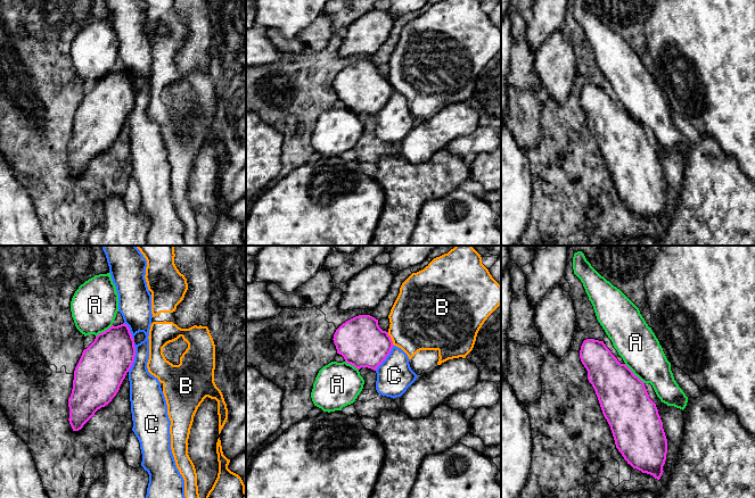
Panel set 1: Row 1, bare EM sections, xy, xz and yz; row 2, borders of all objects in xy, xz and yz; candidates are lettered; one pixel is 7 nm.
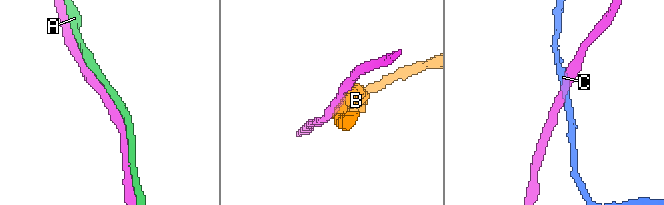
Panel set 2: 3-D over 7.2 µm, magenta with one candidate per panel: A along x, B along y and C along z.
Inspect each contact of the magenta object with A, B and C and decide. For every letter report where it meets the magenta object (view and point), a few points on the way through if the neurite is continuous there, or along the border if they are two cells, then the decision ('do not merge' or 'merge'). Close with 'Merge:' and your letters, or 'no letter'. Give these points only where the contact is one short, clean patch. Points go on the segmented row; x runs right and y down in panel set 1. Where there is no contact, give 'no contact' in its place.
A: meets magenta in yz at (633, 374); merge
B: meets magenta in xz at (391, 339); do not merge
C: meets magenta in xy at (133, 357); do not merge
Merge: A

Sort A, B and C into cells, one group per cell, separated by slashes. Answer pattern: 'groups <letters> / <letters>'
groups A / B C

